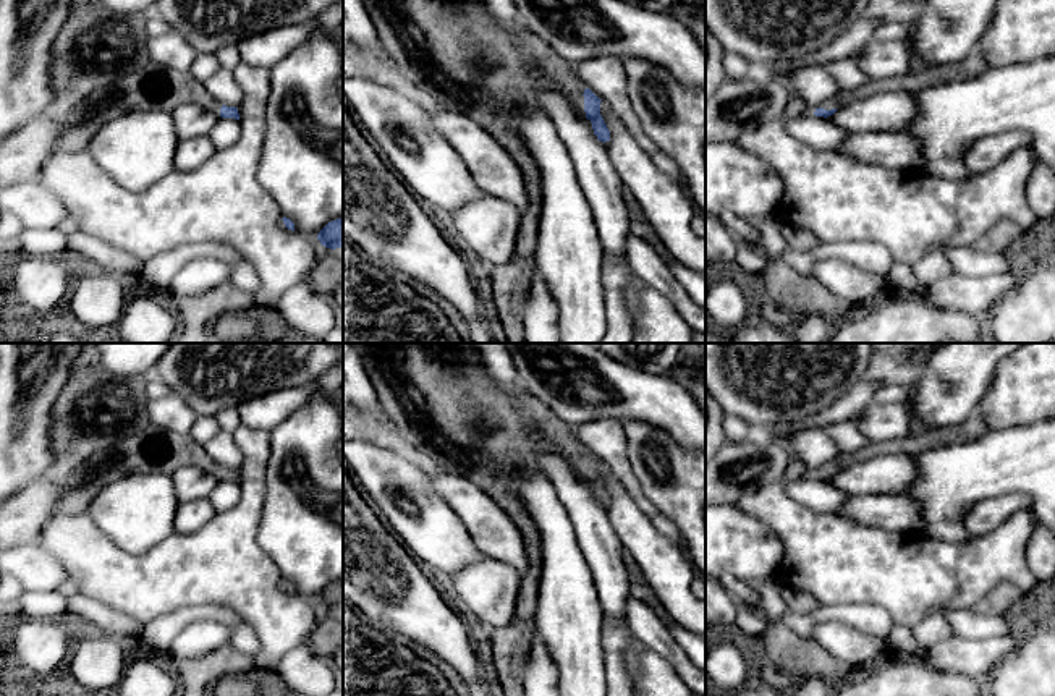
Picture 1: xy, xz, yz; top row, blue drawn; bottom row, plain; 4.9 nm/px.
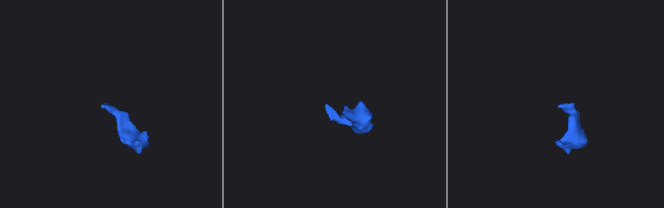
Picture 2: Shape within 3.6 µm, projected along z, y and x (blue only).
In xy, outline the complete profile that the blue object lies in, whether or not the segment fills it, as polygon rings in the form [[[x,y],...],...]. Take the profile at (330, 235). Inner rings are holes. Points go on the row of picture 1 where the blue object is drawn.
[[[343,219],[328,222],[317,235],[322,246],[337,249],[343,246]]]

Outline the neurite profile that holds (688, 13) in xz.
[[[680,0],[675,6],[678,19],[691,31],[705,52],[705,13],[693,0]]]

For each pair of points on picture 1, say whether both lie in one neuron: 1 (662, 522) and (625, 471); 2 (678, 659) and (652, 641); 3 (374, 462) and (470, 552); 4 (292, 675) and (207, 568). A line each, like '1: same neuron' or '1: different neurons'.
1: same neuron
2: same neuron
3: same neuron
4: different neurons

